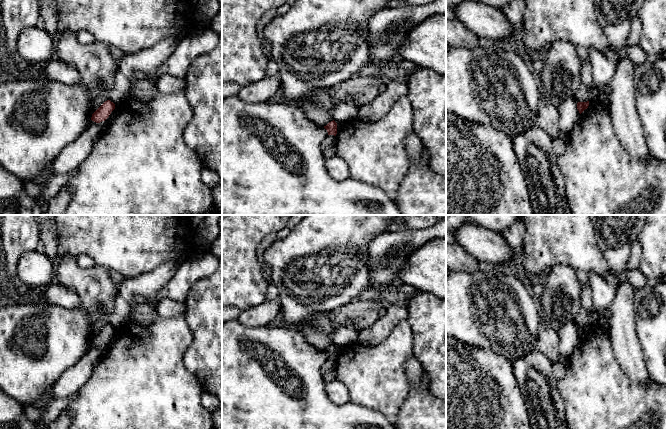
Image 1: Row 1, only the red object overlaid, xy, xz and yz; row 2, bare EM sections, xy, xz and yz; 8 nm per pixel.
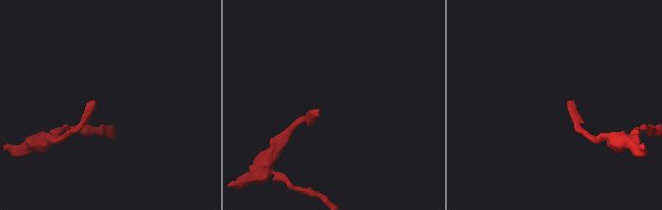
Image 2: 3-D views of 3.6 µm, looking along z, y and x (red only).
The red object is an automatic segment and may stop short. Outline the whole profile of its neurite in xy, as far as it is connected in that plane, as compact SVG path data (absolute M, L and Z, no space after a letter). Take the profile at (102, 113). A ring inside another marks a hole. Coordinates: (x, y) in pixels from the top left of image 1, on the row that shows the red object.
M107 100L92 114L91 120L96 123L105 121L114 109L115 104Z

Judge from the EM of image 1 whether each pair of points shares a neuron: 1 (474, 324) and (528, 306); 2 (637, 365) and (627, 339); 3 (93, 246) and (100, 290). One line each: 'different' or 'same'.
1: same
2: same
3: different

